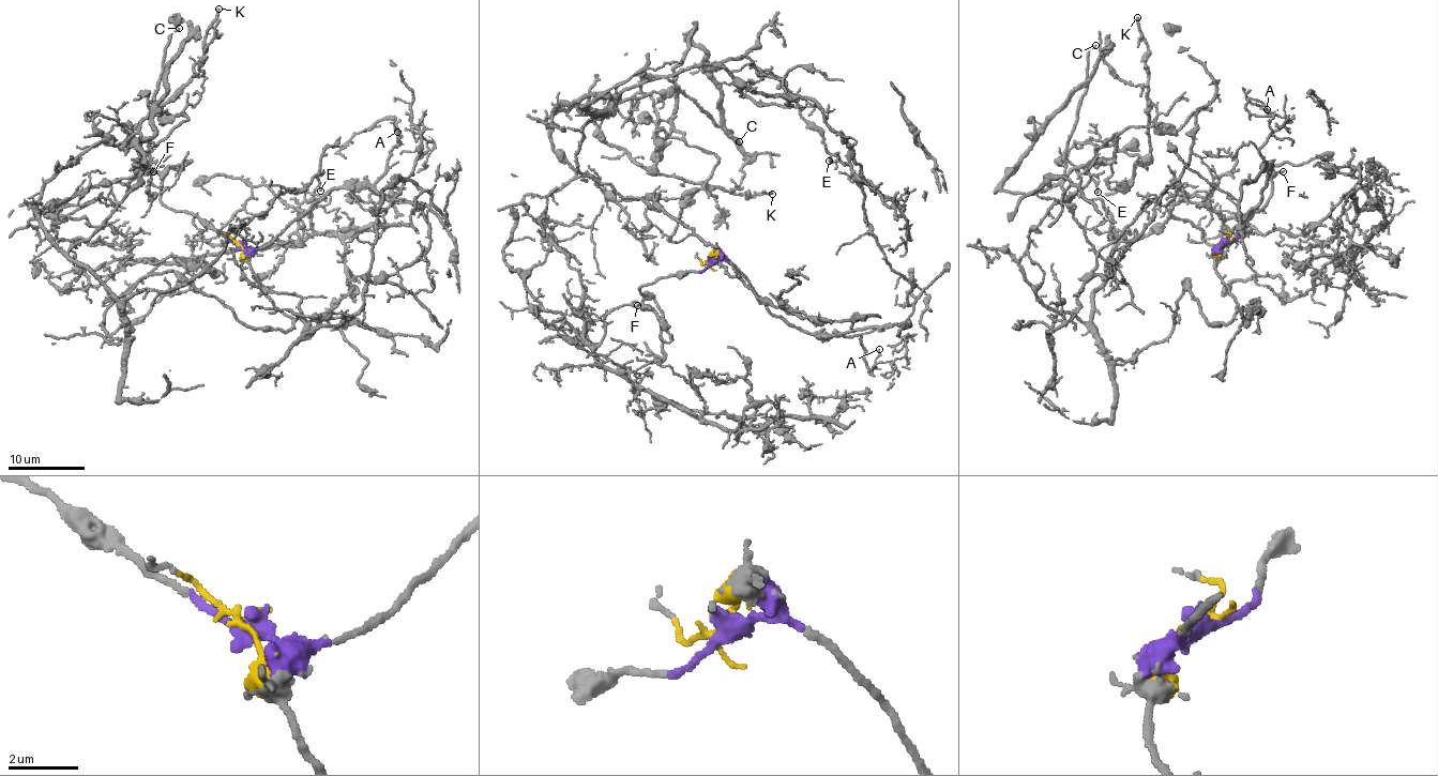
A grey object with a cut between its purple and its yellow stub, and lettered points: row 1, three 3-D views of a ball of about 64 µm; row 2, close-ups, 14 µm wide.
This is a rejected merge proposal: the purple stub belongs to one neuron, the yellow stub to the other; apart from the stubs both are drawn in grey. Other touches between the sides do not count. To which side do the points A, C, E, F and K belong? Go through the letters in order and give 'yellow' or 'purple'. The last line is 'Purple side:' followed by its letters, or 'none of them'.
A: purple
C: yellow
E: yellow
F: purple
K: yellow
Purple side: A, F

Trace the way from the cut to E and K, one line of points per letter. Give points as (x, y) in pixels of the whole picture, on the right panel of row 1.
E: (1225, 241), (1229, 322), (1189, 279), (1165, 338), (1115, 360), (1019, 261), (1054, 204), (1098, 193)
K: (1225, 241), (1226, 324), (1189, 279), (1162, 340), (1106, 351), (1102, 200), (1151, 153), (1137, 17)

